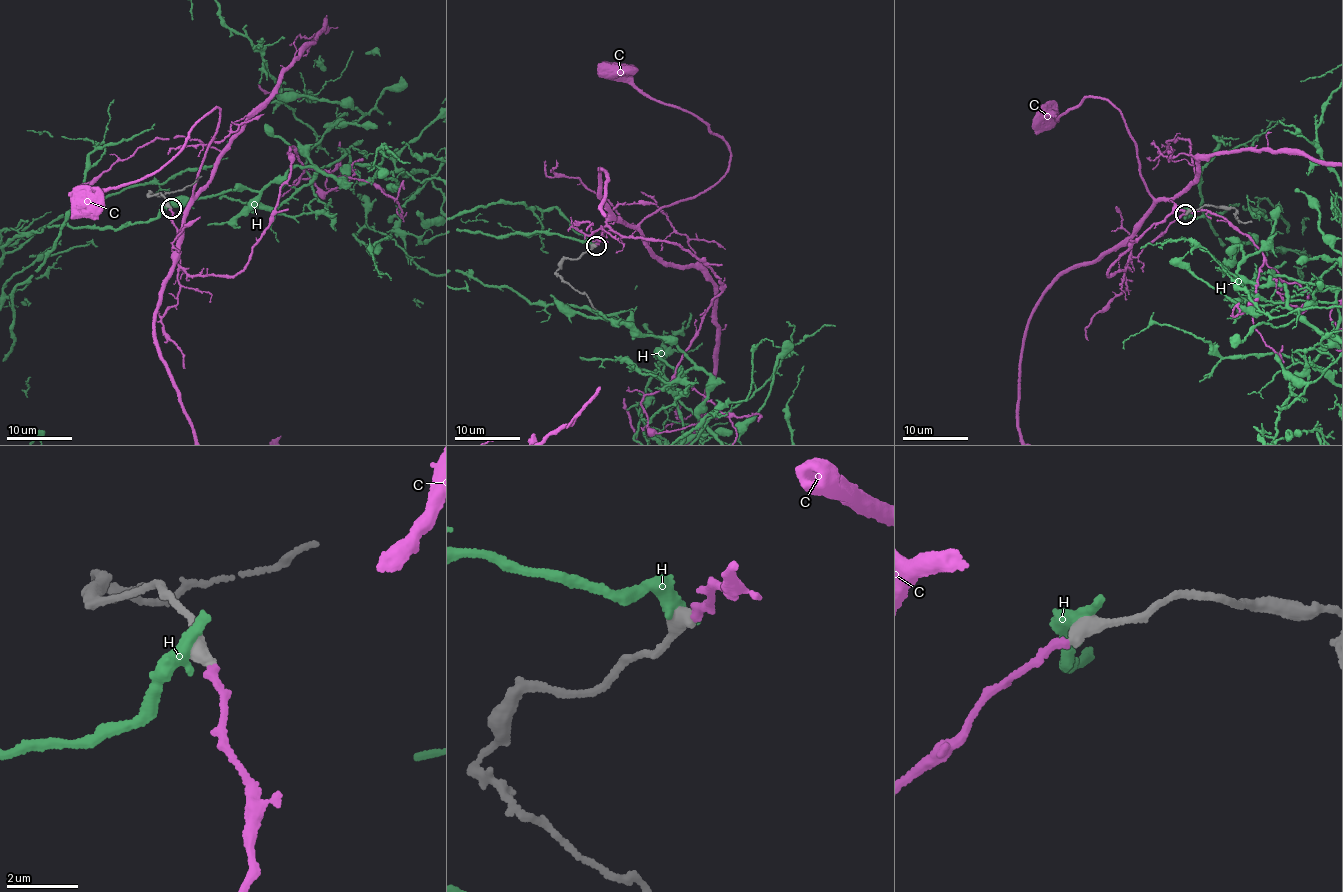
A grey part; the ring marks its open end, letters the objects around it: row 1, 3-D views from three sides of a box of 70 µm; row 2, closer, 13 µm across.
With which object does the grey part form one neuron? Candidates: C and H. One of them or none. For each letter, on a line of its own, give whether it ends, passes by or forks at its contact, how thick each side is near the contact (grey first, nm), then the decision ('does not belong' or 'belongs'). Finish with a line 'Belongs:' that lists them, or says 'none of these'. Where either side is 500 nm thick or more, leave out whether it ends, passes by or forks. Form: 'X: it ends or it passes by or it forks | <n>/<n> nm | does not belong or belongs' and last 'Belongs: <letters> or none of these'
C: it ends | 440/240 nm | belongs
H: 480/550 nm | does not belong
Belongs: C

